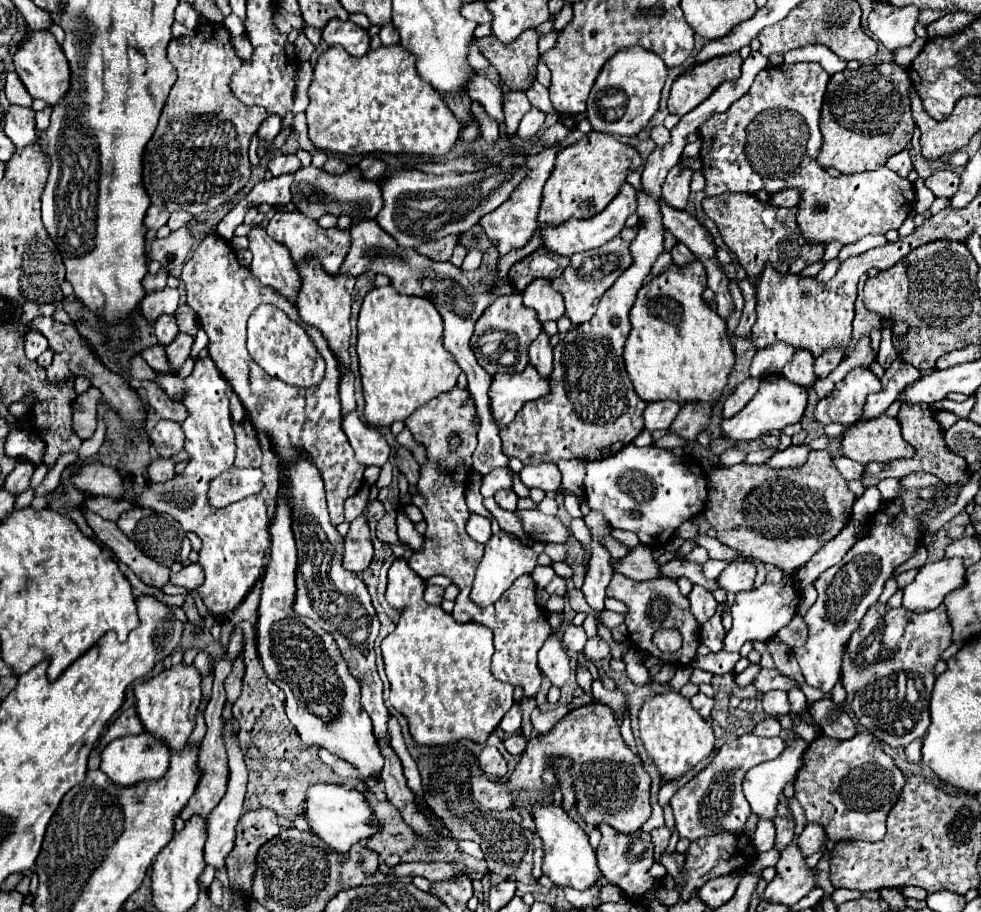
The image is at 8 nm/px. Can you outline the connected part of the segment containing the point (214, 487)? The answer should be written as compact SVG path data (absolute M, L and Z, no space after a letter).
M231 467L213 479L209 489L209 503L213 507L227 507L229 503L241 501L263 489L261 469L239 469Z

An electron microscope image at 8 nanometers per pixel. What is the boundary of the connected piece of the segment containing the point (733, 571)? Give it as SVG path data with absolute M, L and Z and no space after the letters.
M729 563L729 567L719 575L717 583L731 593L751 591L755 579L755 565L751 563Z

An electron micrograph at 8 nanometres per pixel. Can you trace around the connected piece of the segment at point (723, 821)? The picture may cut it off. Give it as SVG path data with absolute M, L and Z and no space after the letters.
M753 733L737 737L733 741L725 741L717 757L671 797L671 807L673 807L679 837L695 841L699 837L715 835L721 831L741 833L745 829L747 817L751 815L749 803L741 791L743 777L751 767L779 757L783 747L785 741L781 737L767 739L767 737L757 737Z

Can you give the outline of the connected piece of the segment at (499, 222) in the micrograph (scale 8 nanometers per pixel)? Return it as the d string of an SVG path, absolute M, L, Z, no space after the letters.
M555 143L549 149L543 149L537 155L529 155L527 157L527 177L521 181L521 185L517 185L517 189L511 193L509 201L501 203L493 213L487 213L485 217L481 217L479 225L483 227L483 231L487 233L487 237L493 241L493 245L499 249L499 255L505 255L513 249L513 245L527 245L529 239L533 237L535 229L537 229L537 213L539 213L539 203L541 203L541 191L545 181L549 179L549 173L553 171L555 165L555 157L559 153L561 145Z

